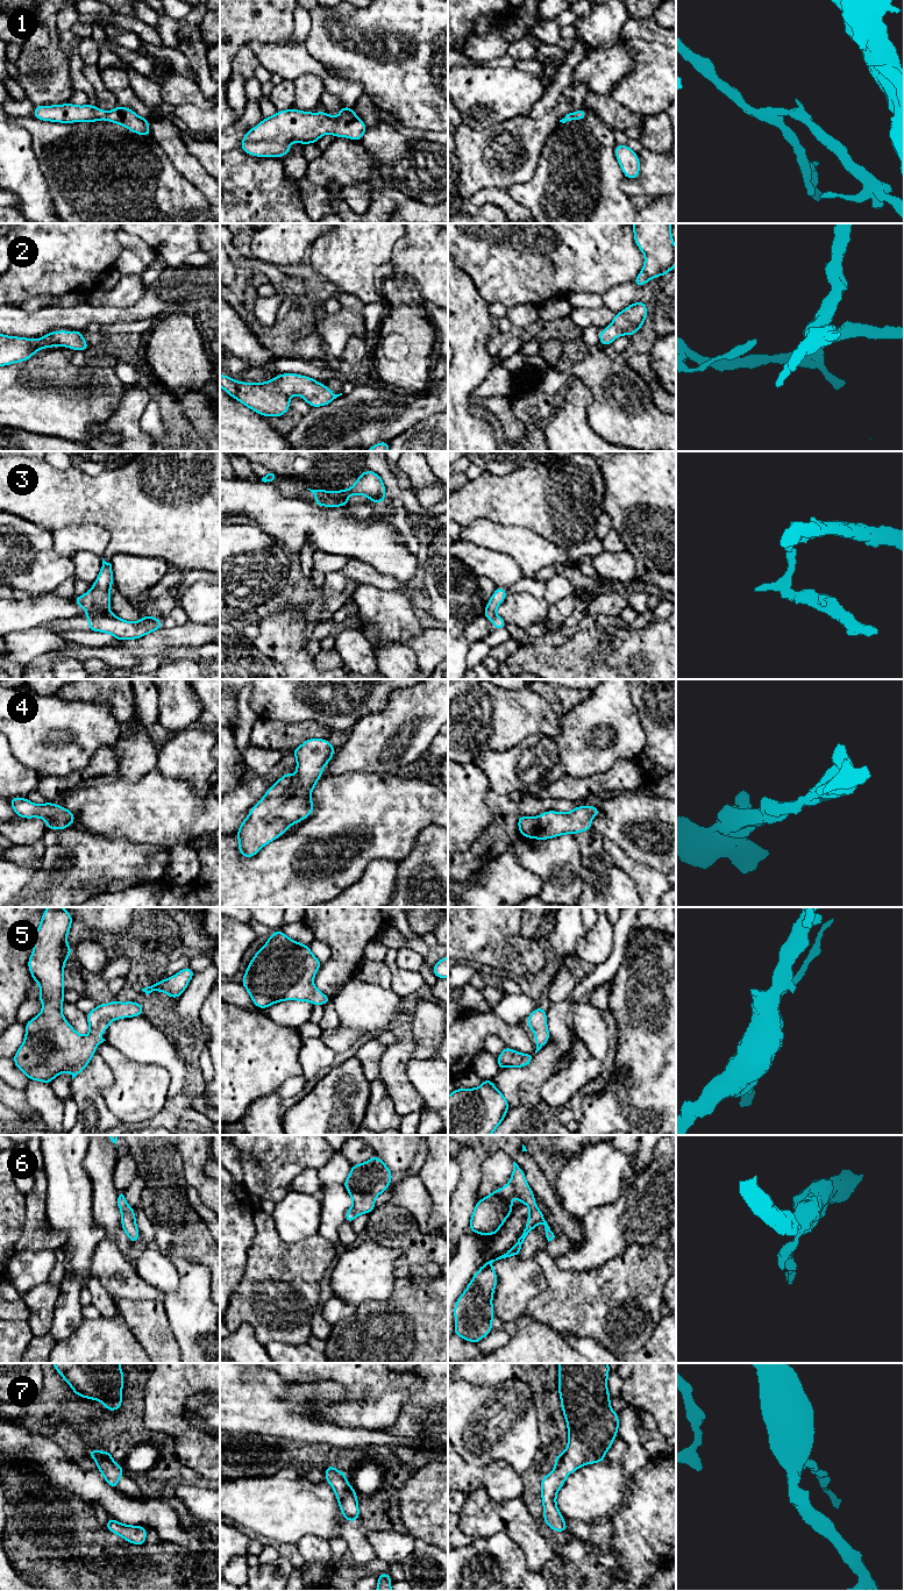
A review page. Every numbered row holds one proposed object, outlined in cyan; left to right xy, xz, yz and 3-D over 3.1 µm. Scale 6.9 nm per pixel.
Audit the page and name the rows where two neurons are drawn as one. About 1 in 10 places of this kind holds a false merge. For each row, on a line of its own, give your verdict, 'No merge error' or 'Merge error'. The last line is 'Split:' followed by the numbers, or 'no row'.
1: No merge error
2: No merge error
3: Merge error
4: No merge error
5: No merge error
6: No merge error
7: No merge error
Split: 3

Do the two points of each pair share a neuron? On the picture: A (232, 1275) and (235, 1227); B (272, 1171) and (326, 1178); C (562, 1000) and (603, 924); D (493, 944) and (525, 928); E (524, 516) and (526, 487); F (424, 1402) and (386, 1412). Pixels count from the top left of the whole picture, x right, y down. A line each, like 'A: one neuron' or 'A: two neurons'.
A: one neuron
B: two neurons
C: two neurons
D: two neurons
E: one neuron
F: two neurons

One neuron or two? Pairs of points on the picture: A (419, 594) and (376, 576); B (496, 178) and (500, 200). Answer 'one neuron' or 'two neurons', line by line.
A: one neuron
B: two neurons

